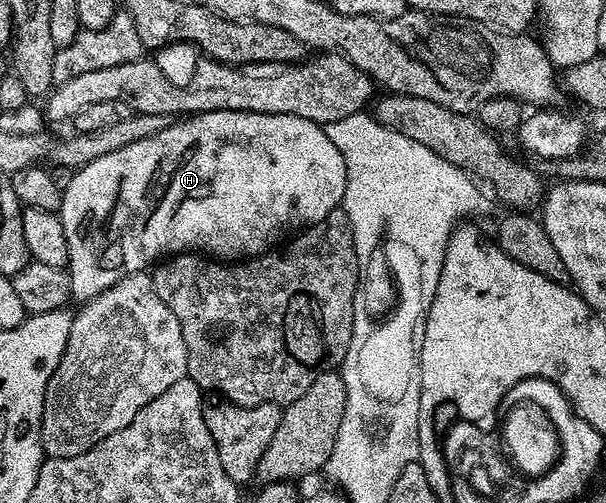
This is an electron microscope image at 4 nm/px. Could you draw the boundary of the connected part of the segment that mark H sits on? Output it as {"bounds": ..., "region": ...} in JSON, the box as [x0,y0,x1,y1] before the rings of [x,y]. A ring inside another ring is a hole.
{"bounds":[59,111,348,301],"region":[[[203,111],[200,115],[172,122],[167,129],[163,129],[155,137],[135,141],[123,149],[115,149],[115,153],[105,154],[104,157],[95,157],[95,161],[85,163],[74,170],[71,185],[67,185],[67,189],[61,193],[59,212],[63,233],[67,233],[69,250],[67,274],[70,296],[74,300],[81,299],[80,301],[94,299],[96,295],[111,289],[111,285],[115,285],[123,277],[144,272],[150,265],[156,264],[158,260],[170,253],[189,253],[196,249],[221,261],[241,261],[246,257],[272,252],[278,246],[276,243],[280,239],[288,240],[294,233],[300,233],[306,227],[313,227],[333,211],[338,210],[344,204],[348,180],[345,158],[335,145],[335,141],[331,141],[328,130],[322,124],[307,121],[303,117],[268,115],[254,111]]]}

